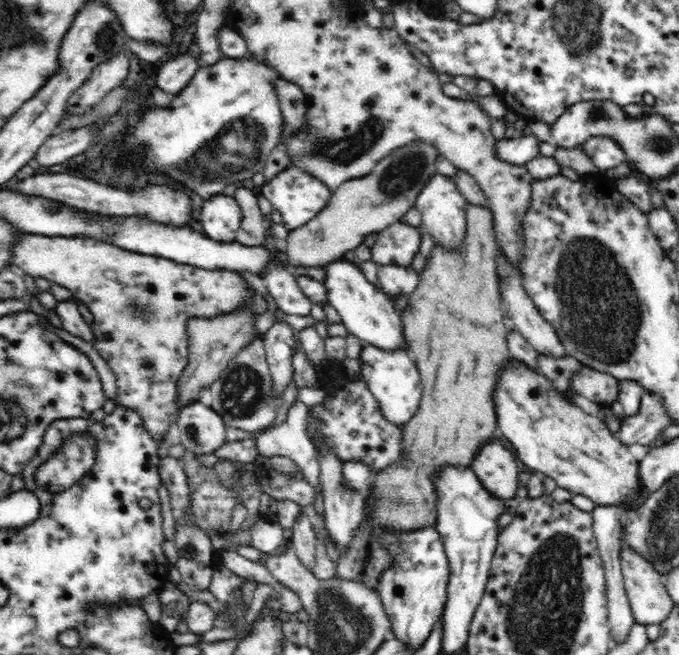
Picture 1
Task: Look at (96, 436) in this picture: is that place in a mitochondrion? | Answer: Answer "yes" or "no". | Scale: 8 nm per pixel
no

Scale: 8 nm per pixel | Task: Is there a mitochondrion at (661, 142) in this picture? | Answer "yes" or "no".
yes

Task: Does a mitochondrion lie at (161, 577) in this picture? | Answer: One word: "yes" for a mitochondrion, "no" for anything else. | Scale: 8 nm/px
no

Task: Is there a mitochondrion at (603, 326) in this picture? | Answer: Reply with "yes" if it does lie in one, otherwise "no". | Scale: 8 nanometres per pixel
yes

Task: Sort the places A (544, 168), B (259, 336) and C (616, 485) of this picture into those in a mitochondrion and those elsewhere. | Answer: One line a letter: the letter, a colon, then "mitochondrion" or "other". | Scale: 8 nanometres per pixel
A: other
B: other
C: other

